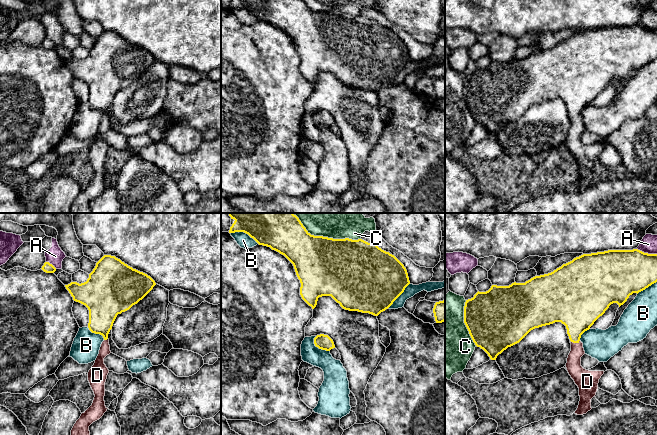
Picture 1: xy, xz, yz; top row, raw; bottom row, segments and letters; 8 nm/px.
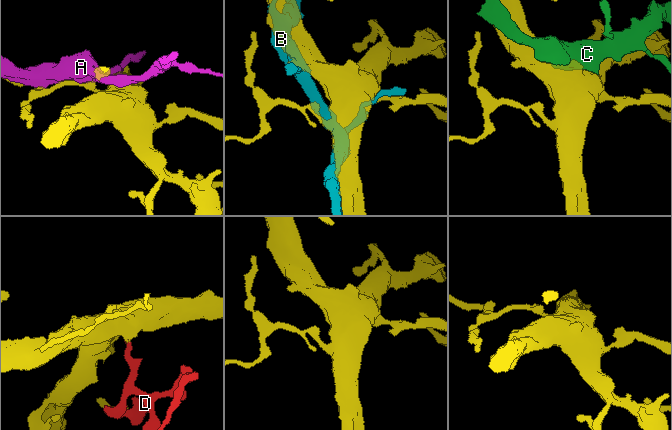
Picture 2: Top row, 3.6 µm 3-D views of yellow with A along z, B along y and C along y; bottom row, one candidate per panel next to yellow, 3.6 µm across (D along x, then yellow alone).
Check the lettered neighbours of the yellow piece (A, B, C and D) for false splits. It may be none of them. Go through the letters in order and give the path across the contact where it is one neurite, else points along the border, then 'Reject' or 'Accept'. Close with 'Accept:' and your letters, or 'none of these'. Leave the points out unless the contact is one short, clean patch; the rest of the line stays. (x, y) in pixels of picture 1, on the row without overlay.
A: Reject
B: Reject
C: Reject
D: Path across: yz (578, 87), (575, 118), (576, 147). Accept
Accept: D

